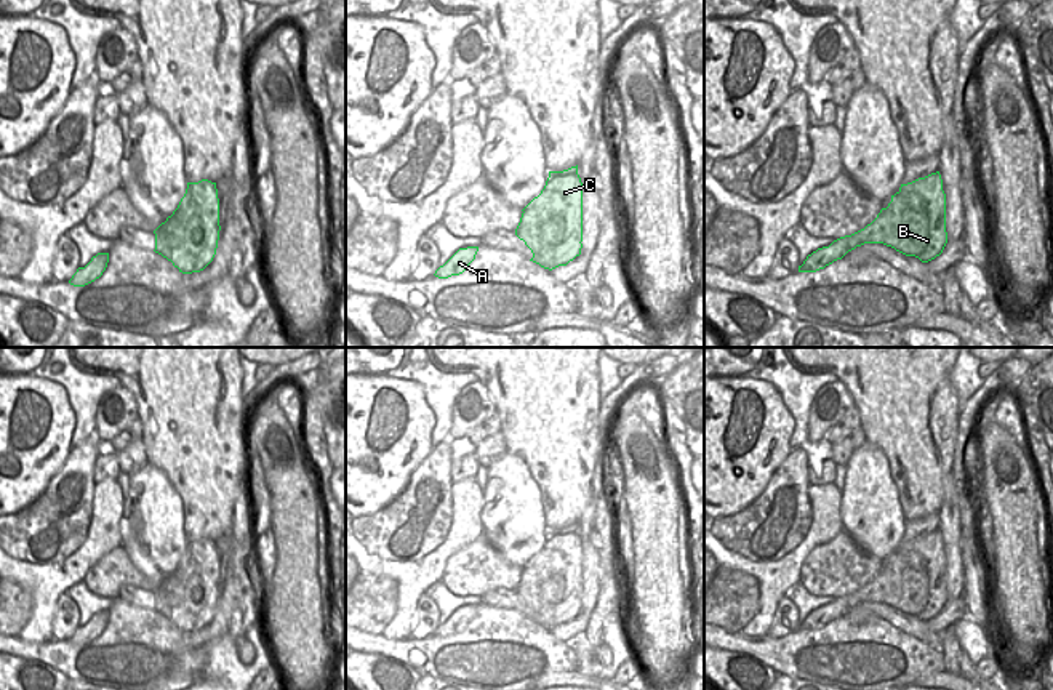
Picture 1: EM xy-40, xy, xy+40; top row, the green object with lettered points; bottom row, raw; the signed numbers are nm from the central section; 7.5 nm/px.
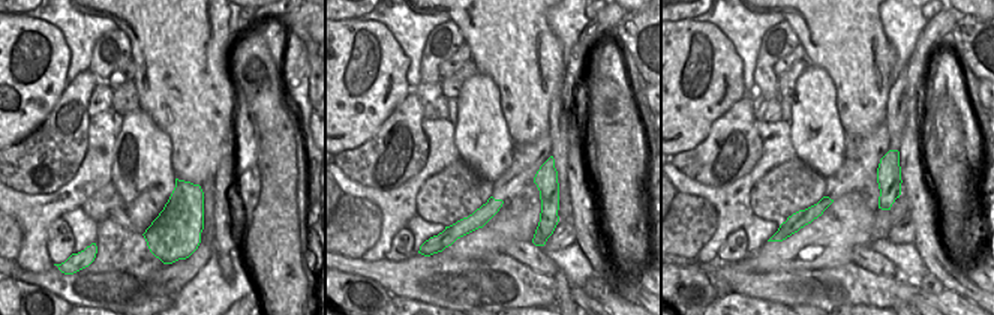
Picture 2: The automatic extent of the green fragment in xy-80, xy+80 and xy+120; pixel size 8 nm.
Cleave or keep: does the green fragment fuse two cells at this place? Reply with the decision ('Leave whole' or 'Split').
Split.

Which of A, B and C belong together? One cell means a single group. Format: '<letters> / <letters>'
A / B C

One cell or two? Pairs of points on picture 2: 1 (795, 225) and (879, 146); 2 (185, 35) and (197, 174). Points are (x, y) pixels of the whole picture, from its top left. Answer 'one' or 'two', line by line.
1: one
2: one

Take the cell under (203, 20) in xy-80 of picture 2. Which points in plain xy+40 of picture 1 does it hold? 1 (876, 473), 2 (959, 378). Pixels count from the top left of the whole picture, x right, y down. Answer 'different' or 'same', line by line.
1: different
2: different

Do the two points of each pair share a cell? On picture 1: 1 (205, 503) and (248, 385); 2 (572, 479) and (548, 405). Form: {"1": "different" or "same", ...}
{"1": "different", "2": "same"}

